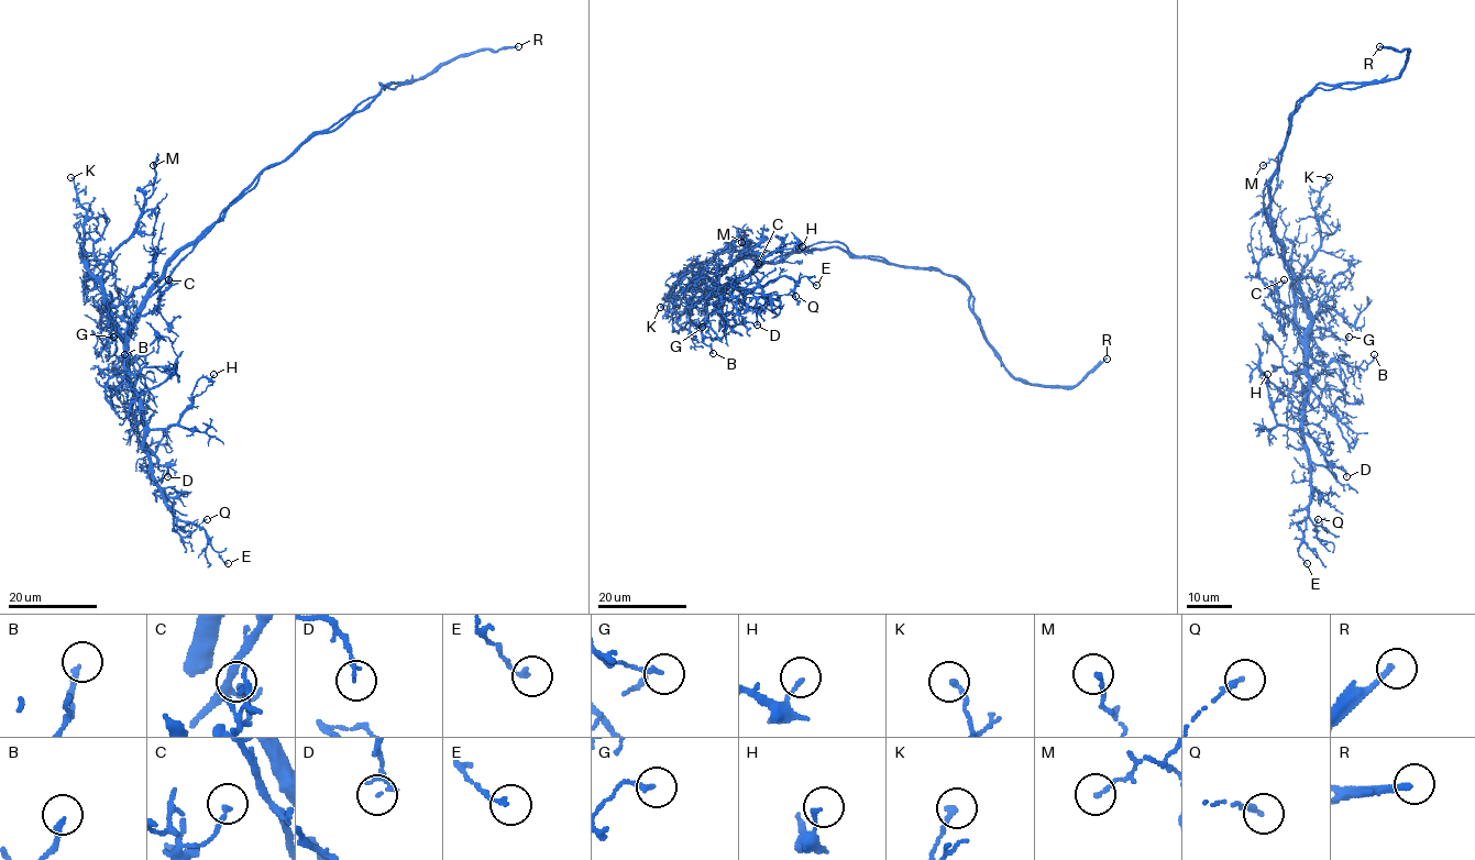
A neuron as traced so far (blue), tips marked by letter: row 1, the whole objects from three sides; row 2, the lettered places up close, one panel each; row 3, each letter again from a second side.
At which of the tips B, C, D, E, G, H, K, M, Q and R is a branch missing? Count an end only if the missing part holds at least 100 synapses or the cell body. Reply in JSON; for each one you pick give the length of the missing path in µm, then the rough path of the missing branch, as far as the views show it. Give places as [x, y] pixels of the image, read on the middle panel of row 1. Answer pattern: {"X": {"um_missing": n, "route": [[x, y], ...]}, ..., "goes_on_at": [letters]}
{"R": {"um_missing": 100, "route": [[1107, 359], [1116, 298], [1098, 228], [1105, 197], [1056, 174], [1013, 125], [960, 112], [944, 96], [950, 74]]}, "goes_on_at": ["R"]}

